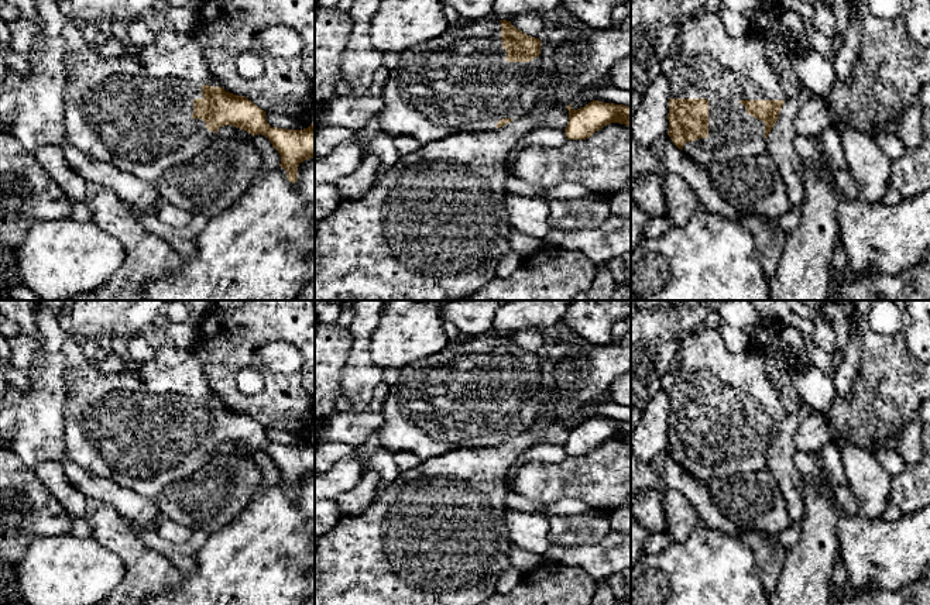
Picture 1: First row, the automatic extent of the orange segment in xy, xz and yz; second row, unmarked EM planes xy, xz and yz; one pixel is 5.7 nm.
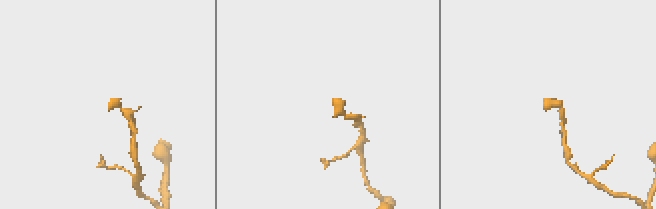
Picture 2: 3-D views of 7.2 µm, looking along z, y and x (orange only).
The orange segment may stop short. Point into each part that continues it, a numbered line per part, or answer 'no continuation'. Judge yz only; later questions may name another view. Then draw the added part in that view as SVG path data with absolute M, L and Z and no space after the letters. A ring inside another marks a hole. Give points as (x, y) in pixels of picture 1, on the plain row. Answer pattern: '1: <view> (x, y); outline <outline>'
1: yz (710, 380); outline M703 326L683 331L677 348L675 384L669 395L670 415L708 416L708 453L686 458L683 470L703 485L715 477L734 477L738 471L768 471L765 439L747 429L741 416L786 416L787 406L771 382L765 362L752 346L731 353L718 329Z

